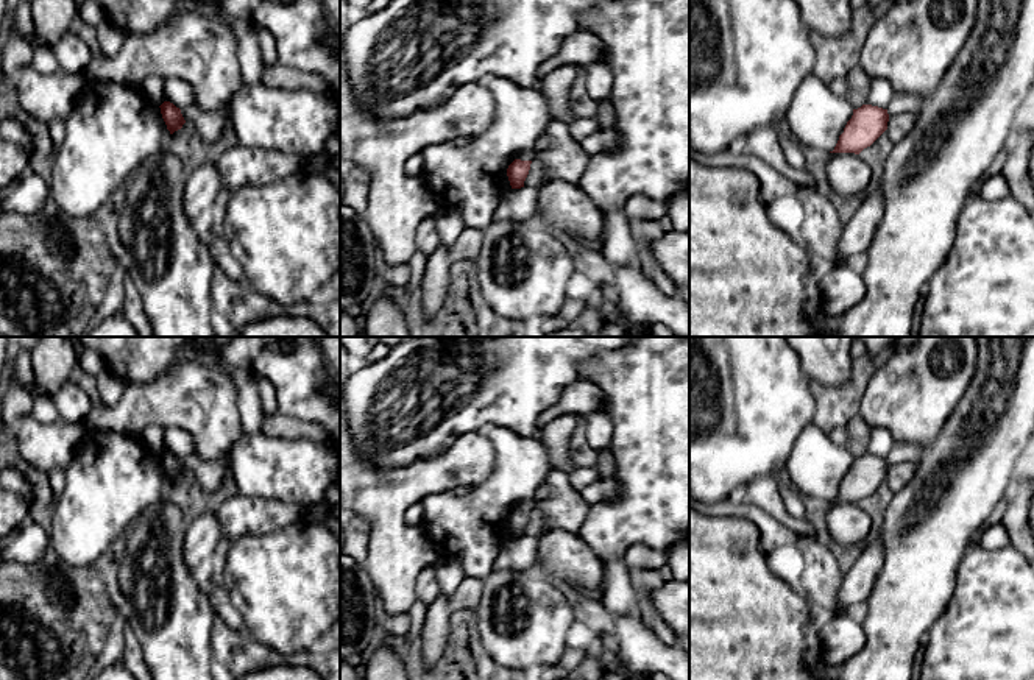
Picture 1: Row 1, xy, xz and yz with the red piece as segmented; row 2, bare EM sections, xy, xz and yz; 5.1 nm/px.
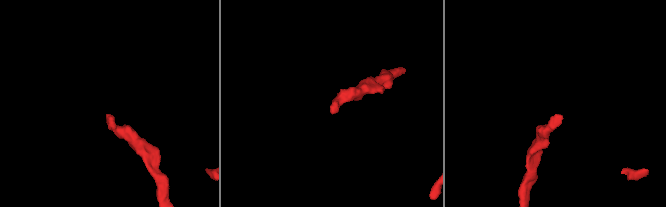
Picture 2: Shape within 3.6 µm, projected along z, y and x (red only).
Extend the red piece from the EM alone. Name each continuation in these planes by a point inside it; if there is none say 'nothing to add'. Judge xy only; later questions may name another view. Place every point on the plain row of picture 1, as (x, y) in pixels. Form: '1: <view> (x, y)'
nothing to add

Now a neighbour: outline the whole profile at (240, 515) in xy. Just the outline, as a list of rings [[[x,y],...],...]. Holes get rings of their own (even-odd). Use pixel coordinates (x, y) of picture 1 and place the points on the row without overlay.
[[[237,493],[217,512],[223,535],[232,541],[243,535],[260,535],[287,527],[307,515],[303,507],[290,502]]]

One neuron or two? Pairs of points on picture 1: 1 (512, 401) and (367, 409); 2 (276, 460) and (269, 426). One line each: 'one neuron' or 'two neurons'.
1: one neuron
2: two neurons

